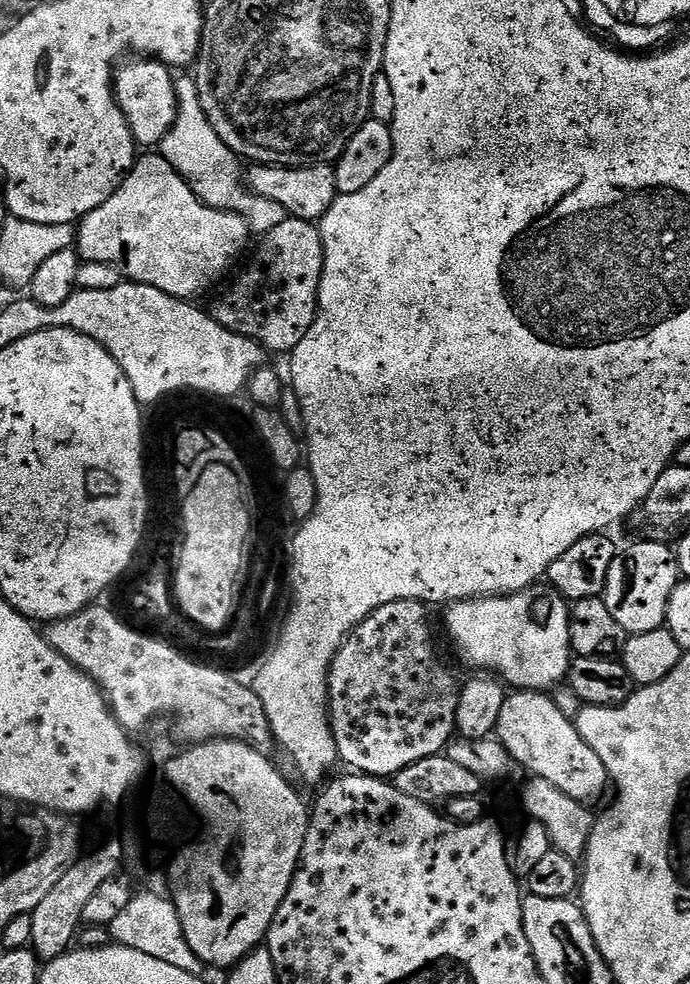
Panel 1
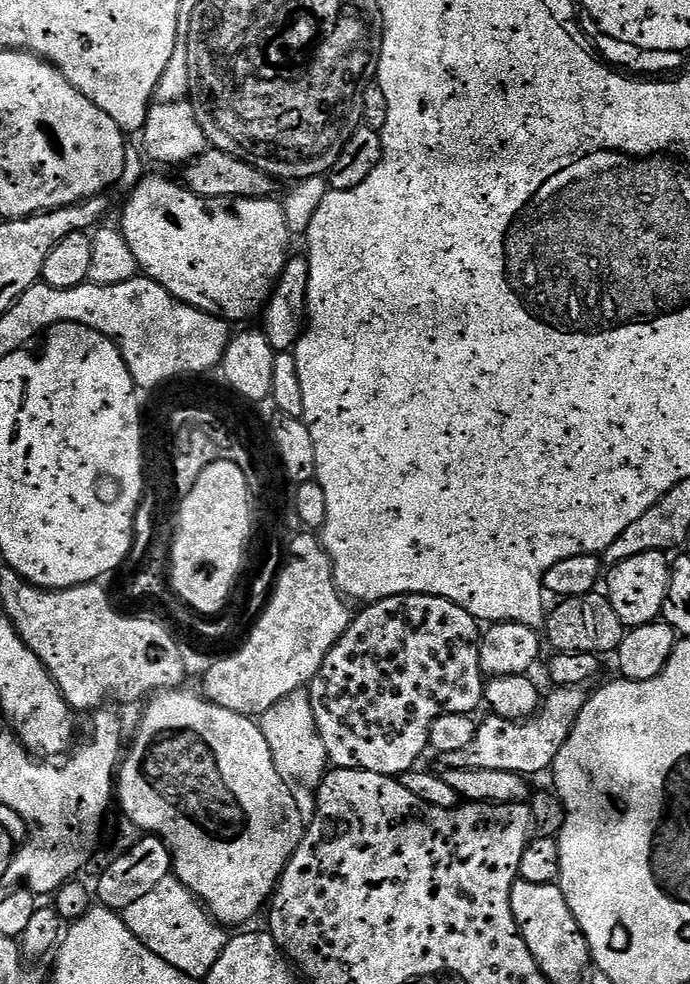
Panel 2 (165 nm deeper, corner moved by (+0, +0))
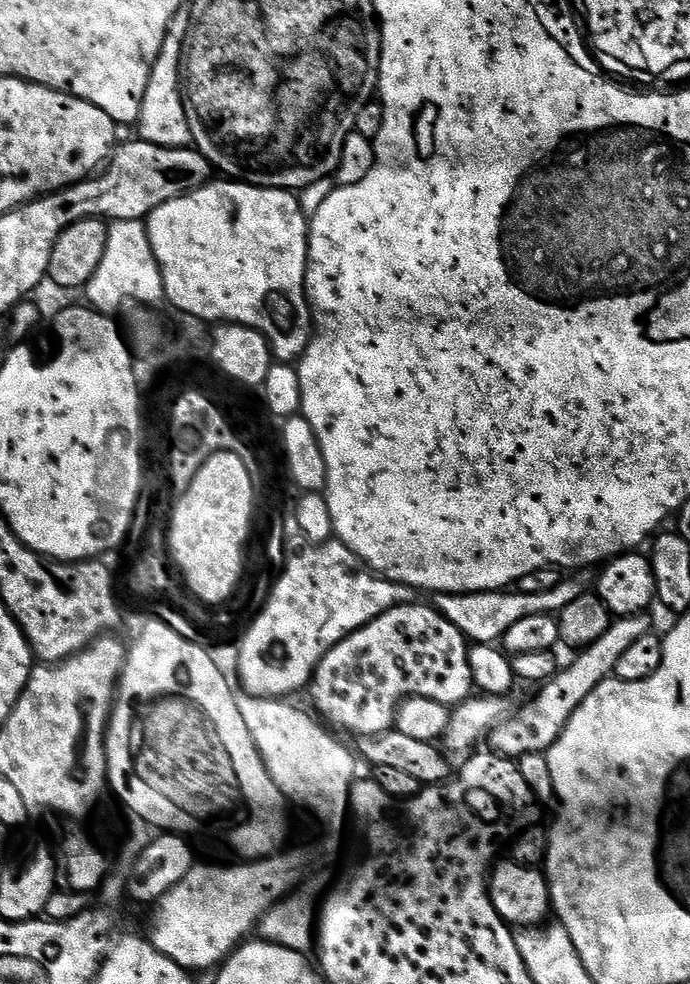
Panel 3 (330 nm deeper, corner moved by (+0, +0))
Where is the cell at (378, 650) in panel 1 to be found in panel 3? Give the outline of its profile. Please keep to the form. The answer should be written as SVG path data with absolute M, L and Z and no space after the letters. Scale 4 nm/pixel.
M403 604L386 610L386 614L374 618L374 622L362 626L324 655L312 675L310 693L313 706L334 727L349 732L355 738L391 732L396 727L396 712L409 696L430 698L434 702L455 706L473 695L474 685L468 657L470 641L437 608L424 604Z

